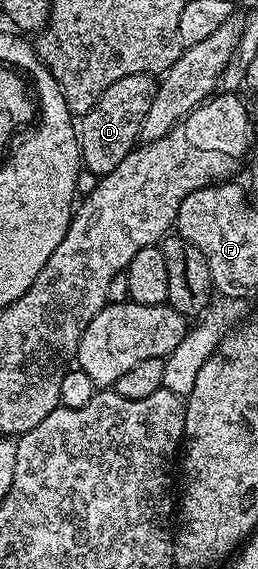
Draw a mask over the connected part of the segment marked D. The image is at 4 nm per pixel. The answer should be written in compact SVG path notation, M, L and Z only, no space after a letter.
M148 75L119 77L115 85L107 85L88 113L80 116L77 144L81 146L81 162L86 172L90 171L93 177L111 173L111 169L138 146L143 117L147 117L147 109L151 109L154 90L154 80Z

